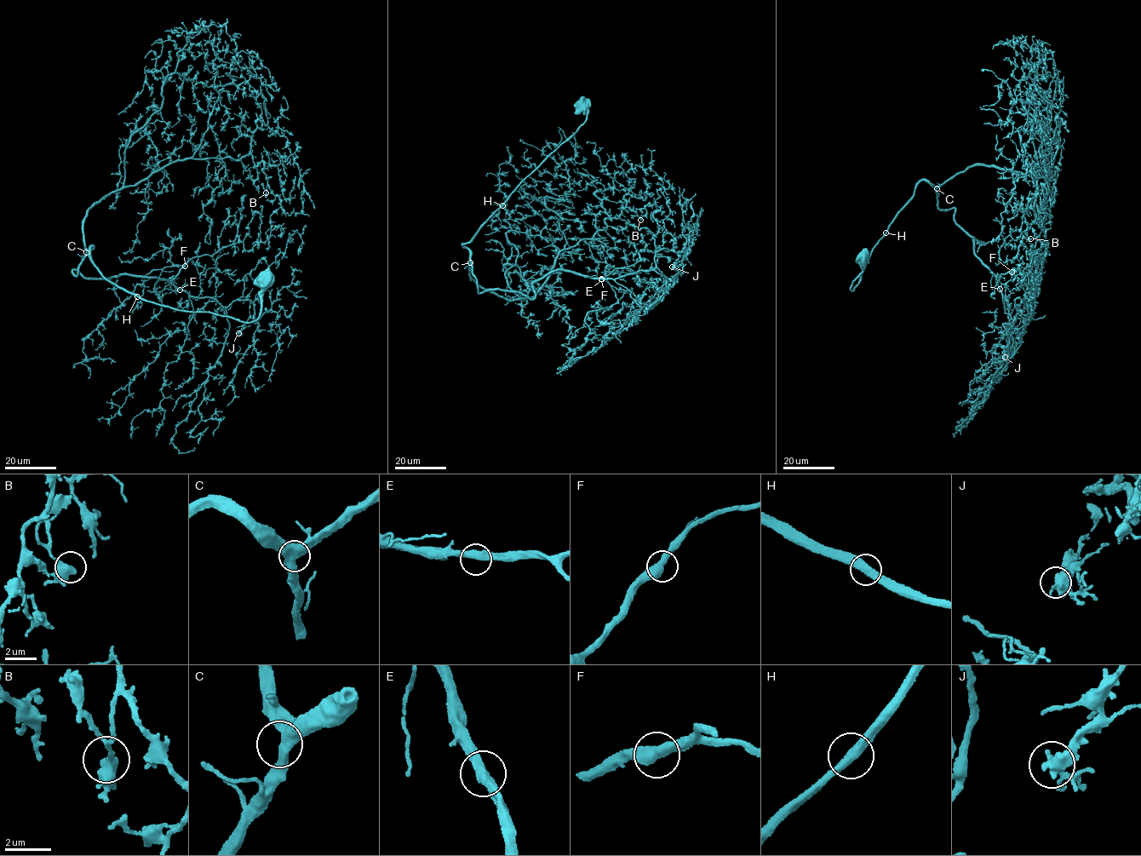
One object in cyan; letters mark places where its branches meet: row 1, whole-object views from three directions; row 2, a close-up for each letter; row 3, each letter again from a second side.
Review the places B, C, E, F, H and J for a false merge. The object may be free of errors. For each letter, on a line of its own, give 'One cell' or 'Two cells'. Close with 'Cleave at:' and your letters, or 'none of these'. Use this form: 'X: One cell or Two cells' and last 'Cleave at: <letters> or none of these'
B: One cell
C: One cell
E: One cell
F: One cell
H: One cell
J: One cell
Cleave at: none of these

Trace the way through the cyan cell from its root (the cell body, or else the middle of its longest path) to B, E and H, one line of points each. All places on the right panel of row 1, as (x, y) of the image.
B: (862, 255), (852, 290), (919, 182), (942, 186), (976, 165), (1037, 175), (1025, 210), (1030, 238)
E: (862, 255), (852, 290), (926, 180), (984, 242), (974, 253), (1000, 289)
H: (862, 255), (862, 272), (853, 281), (850, 289), (852, 290), (874, 247), (885, 232)

